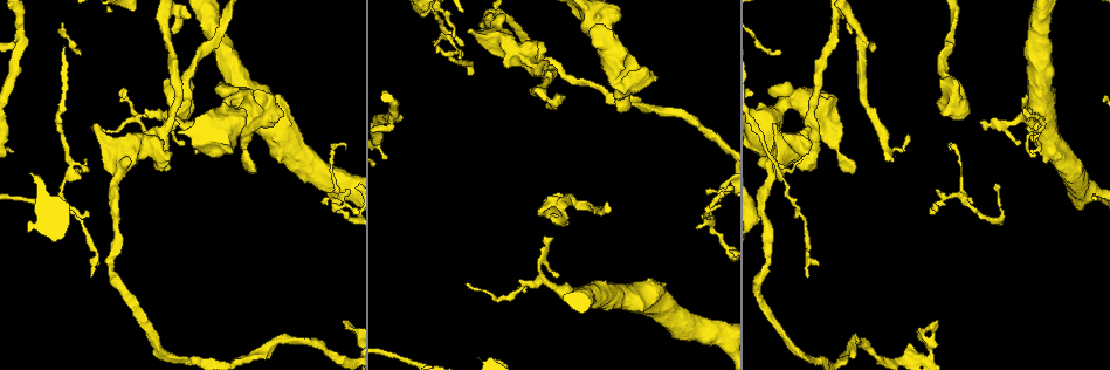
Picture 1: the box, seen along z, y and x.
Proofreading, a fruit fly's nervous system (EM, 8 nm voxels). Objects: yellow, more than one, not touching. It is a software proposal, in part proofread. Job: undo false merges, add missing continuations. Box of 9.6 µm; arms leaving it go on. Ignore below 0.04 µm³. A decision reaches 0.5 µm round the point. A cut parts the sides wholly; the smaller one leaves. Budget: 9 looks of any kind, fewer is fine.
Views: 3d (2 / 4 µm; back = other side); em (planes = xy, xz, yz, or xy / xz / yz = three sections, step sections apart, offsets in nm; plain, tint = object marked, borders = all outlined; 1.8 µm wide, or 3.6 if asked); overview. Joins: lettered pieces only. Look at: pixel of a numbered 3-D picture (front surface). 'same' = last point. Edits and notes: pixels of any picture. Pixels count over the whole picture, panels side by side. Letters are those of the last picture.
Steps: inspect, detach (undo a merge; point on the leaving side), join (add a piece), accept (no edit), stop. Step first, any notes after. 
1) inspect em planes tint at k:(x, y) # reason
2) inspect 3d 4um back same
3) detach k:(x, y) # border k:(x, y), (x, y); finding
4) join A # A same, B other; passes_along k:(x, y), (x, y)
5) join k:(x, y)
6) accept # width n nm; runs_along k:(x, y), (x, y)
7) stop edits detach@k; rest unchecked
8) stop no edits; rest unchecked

inspect em 3.6um planes borders at 1:(236, 105) # sharp bend

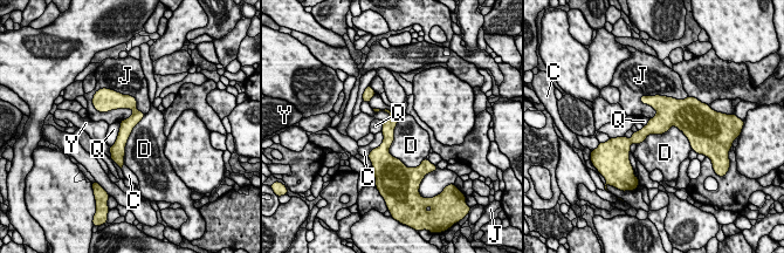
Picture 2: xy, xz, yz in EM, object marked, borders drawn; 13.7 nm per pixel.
accept # C other, D other, J other, Q other, Y other; border 2:(690, 143), (671, 127), (637, 145); continuous, no second cell

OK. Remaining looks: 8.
inspect 3d 2um at 1:(158, 145) # sharp bend

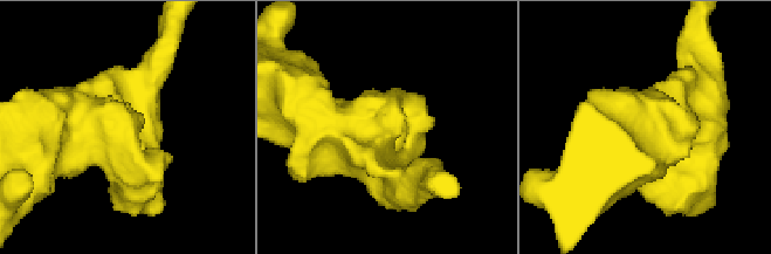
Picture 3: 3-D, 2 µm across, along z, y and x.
inspect em yz step 4 tint at 3:(380, 170) # shape alone is not enough

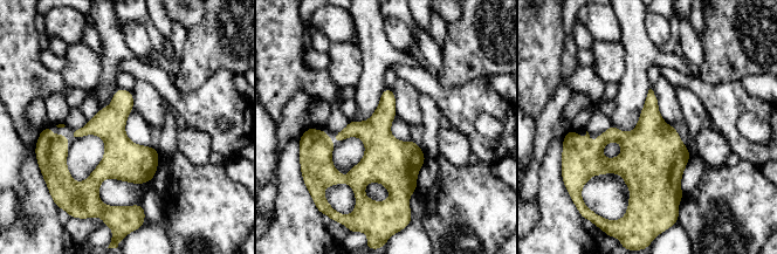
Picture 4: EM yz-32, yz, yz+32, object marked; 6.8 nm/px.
inspect em planes borders same # cut it another way

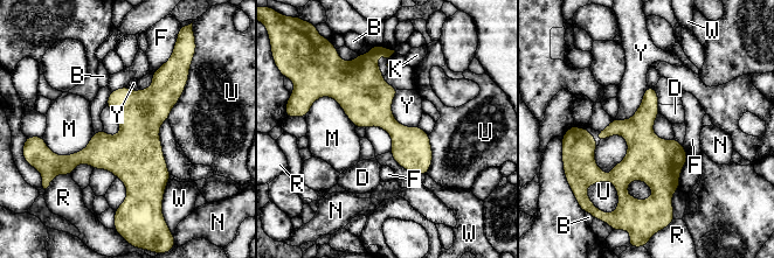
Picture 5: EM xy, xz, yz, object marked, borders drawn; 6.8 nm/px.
accept # B other, D other, F other, K other, M other, N other, R other, U other, W other, Y other; all the same cell

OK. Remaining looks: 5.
inspect em xy step 8 borders at 1:(629, 109) # branch stops here

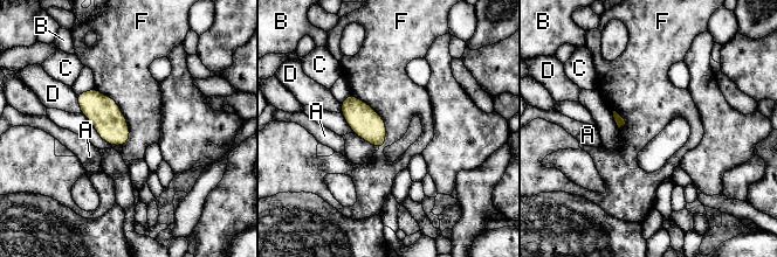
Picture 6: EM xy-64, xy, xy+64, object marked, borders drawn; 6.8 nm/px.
inspect em planes borders same

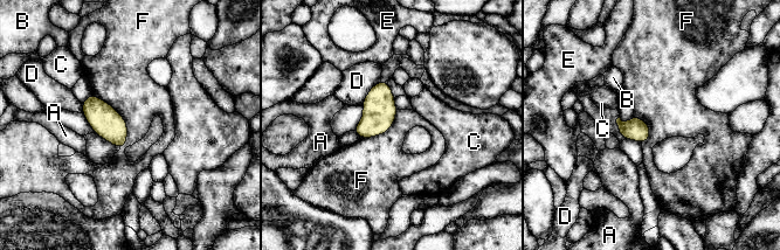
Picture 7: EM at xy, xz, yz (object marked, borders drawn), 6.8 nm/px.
accept # A other, B other, C other, D other, E other, F other; none of them fits

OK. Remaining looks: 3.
inspect em planes borders at 1:(548, 108) # long arm stops here

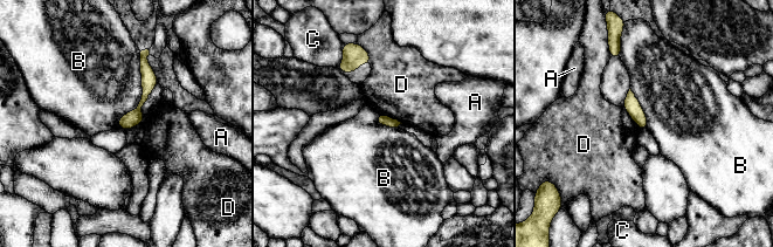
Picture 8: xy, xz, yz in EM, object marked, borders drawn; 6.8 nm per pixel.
accept # A other, B other, C other, D other; no lettered piece goes on from it

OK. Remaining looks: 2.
stop no edits; rest unchecked

